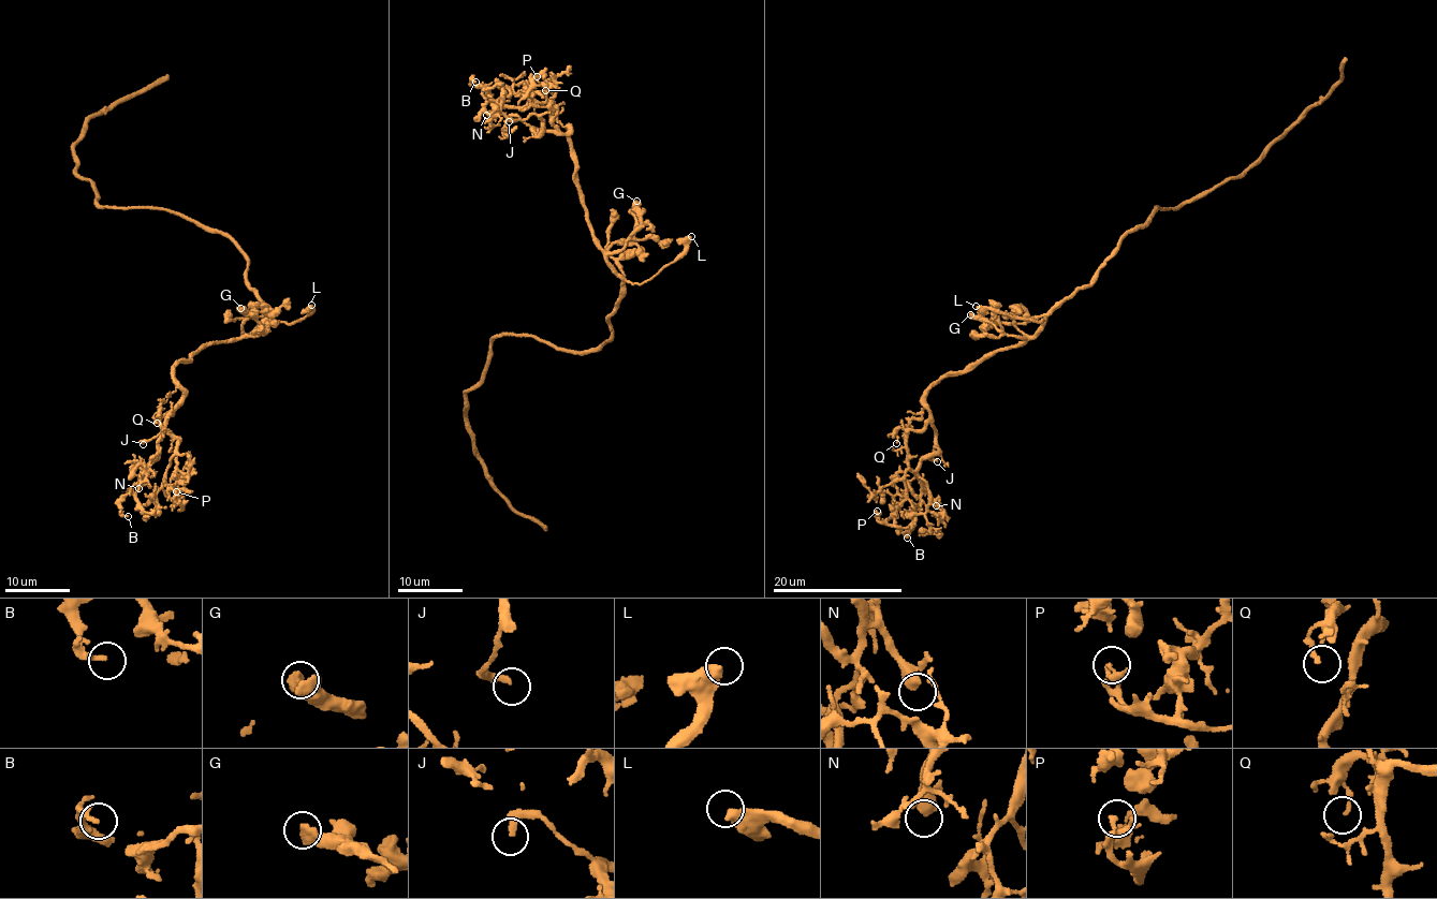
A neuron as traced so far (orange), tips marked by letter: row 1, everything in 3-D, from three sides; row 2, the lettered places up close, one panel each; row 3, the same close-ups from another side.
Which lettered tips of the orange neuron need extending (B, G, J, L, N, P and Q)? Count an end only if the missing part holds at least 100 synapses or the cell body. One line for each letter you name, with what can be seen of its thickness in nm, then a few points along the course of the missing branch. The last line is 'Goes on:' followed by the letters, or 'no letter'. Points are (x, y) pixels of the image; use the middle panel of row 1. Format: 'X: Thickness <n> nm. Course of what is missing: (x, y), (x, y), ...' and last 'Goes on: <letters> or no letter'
Goes on: no letter

